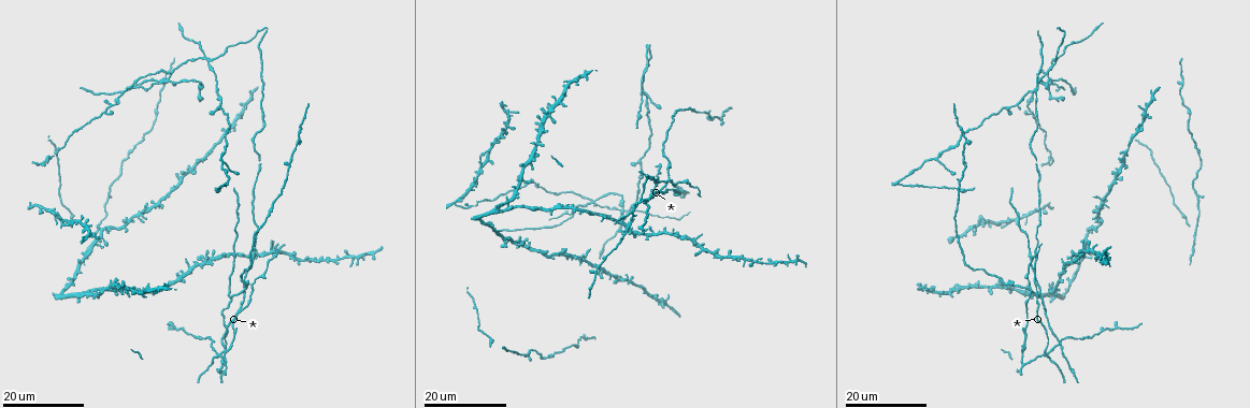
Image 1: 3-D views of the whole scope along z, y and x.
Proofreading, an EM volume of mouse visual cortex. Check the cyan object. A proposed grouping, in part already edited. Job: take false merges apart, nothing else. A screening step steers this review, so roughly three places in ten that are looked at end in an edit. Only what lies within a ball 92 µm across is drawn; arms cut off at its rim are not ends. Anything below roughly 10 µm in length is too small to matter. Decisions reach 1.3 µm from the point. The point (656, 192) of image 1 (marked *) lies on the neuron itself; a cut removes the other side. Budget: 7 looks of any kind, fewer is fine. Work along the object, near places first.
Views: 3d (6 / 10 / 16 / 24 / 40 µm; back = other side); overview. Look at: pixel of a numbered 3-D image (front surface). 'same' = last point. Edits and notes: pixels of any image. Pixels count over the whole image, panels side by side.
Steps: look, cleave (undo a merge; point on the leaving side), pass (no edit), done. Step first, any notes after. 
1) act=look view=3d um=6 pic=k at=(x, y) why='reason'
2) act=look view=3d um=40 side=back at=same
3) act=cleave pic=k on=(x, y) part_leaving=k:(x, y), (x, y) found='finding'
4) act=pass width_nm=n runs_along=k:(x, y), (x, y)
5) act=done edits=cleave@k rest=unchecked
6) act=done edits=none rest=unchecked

act=look view=3d um=24 pic=1 at=(1042, 354) why='four arms meet'

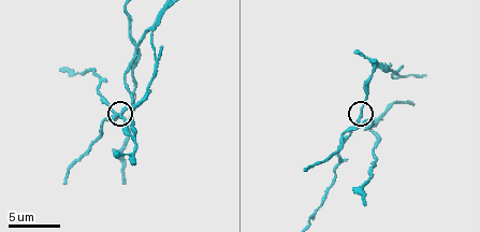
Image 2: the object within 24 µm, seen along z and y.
act=look view=3d um=10 pic=2 at=(117, 113) why='zoom in'

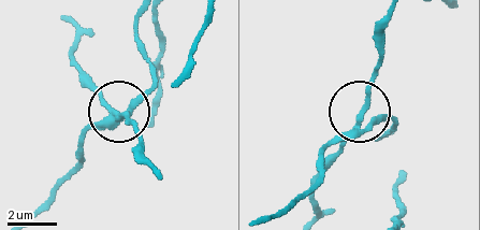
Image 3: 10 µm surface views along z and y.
act=pass side_arm_um=32 runs_along=3:(146, 11), (135, 36), (148, 89), (117, 116), (83, 74) found='one neuron here'

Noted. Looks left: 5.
act=look view=3d um=10 pic=2 at=(137, 51) why='four or more arms meet'

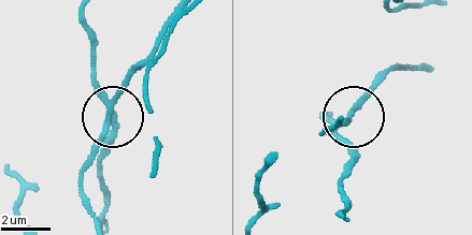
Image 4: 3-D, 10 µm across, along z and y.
act=pass width_nm=180 found='all the same neuron'

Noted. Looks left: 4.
act=look view=3d um=16 pic=1 at=(88, 292) why='four or more arms meet'

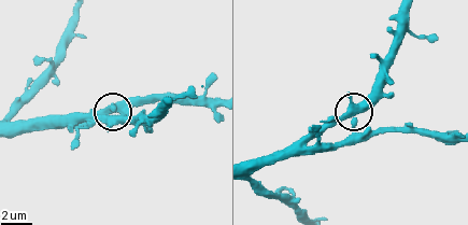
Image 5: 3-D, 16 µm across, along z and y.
act=look view=3d um=6 pic=5 at=(346, 115) why='closer look'

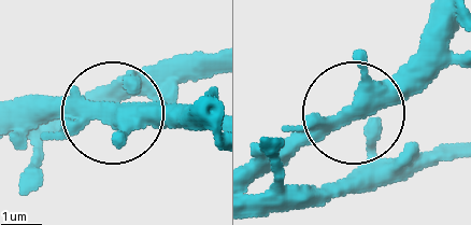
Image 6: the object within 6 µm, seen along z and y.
act=pass runs_along=6:(208, 58), (146, 72), (118, 100), (126, 110), (195, 110) found='continuous, no second neuron'

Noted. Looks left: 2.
act=look view=3d um=16 pic=1 at=(207, 58) why='looks like a crossing'

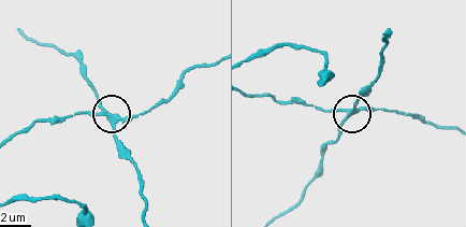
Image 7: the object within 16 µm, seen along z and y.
act=look view=3d um=6 pic=7 at=(352, 111)

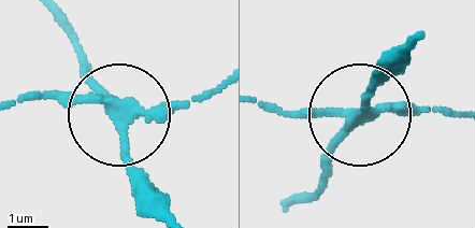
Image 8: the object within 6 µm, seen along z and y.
act=cleave pic=8 on=(85, 81) width_nm=250 part_leaving=8:(124, 113), (124, 160), (155, 212) found='a second neuron is stuck on'

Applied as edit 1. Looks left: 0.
act=done edits=cleave@8 rest=unchecked

